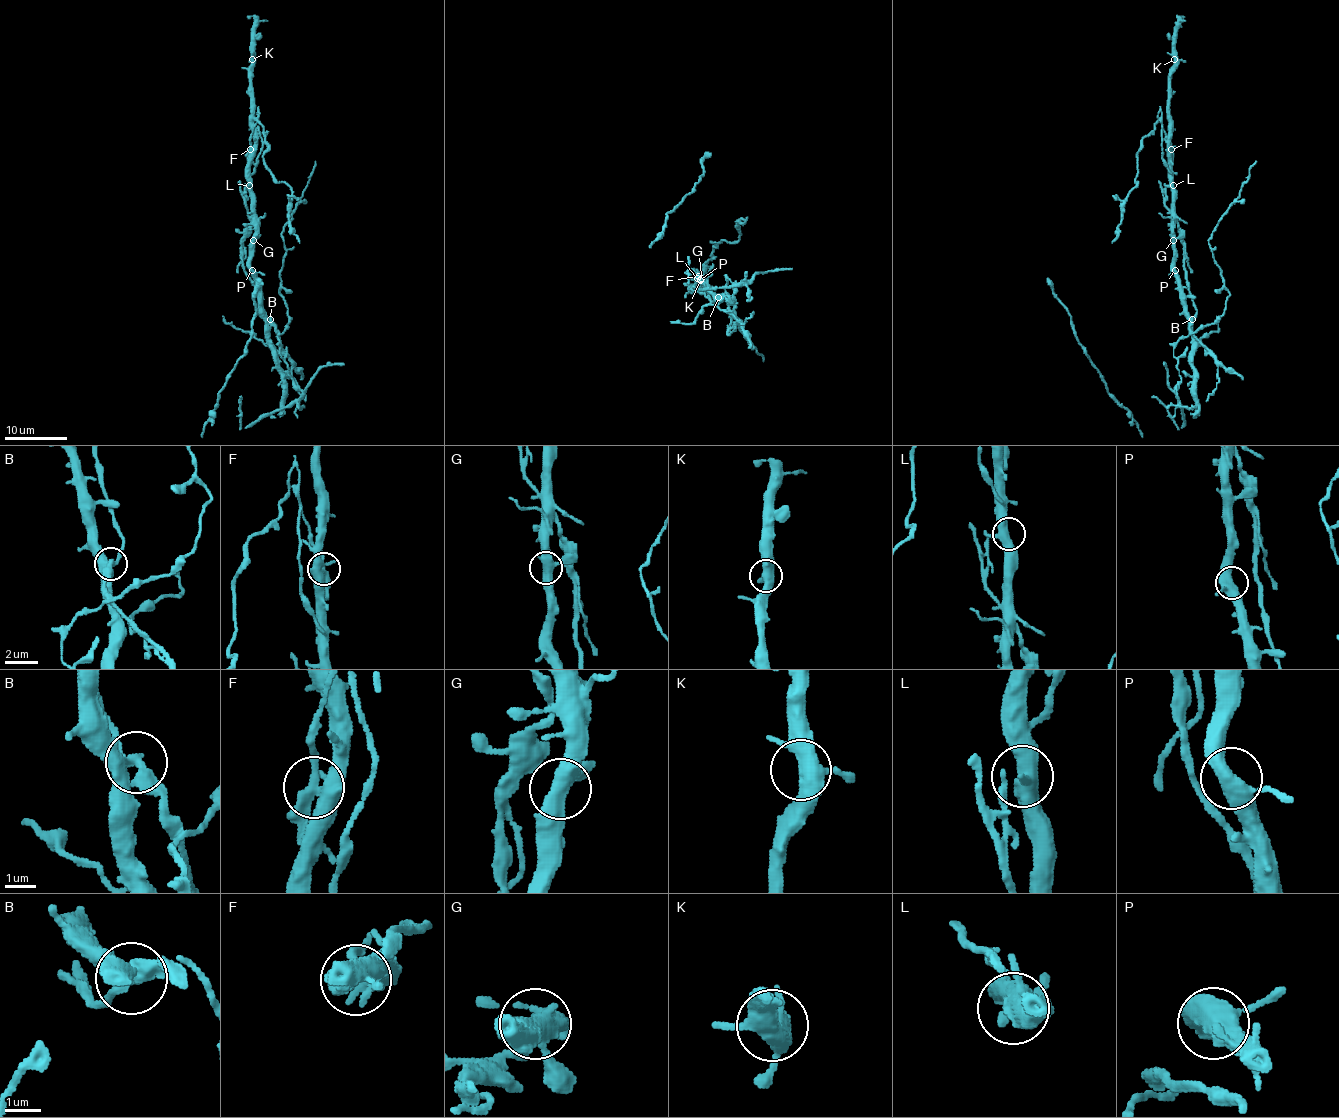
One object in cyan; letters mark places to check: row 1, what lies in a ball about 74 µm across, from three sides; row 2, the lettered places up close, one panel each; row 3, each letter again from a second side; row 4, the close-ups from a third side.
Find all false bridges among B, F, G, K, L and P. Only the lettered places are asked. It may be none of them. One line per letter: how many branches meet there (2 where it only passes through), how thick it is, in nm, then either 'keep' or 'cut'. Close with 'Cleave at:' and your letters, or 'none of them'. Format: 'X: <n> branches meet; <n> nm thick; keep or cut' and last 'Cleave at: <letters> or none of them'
B: 4 branches meet; 400 nm thick; cut
F: 5 branches meet; 400 nm thick; cut
G: 3 branches meet; 440 nm thick; keep
K: 4 branches meet; 460 nm thick; keep
L: 3 branches meet; 440 nm thick; cut
P: 3 branches meet; 460 nm thick; keep
Cleave at: B, F, L

